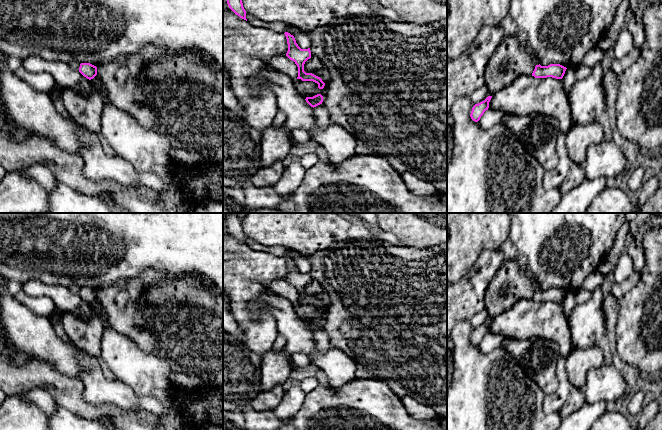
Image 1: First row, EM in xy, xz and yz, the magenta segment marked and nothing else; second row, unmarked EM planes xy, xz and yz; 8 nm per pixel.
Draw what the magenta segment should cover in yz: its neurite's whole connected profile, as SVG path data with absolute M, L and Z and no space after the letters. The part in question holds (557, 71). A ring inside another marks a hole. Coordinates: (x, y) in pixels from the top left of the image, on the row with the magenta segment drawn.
M539 64L535 66L532 76L534 76L535 78L552 77L556 79L562 79L566 69L566 67L560 64L550 64L548 66L541 66Z

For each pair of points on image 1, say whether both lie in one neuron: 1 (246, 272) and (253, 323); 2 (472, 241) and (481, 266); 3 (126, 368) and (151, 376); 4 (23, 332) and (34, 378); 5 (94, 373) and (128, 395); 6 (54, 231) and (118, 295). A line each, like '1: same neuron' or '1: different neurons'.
1: same neuron
2: different neurons
3: same neuron
4: different neurons
5: same neuron
6: different neurons

